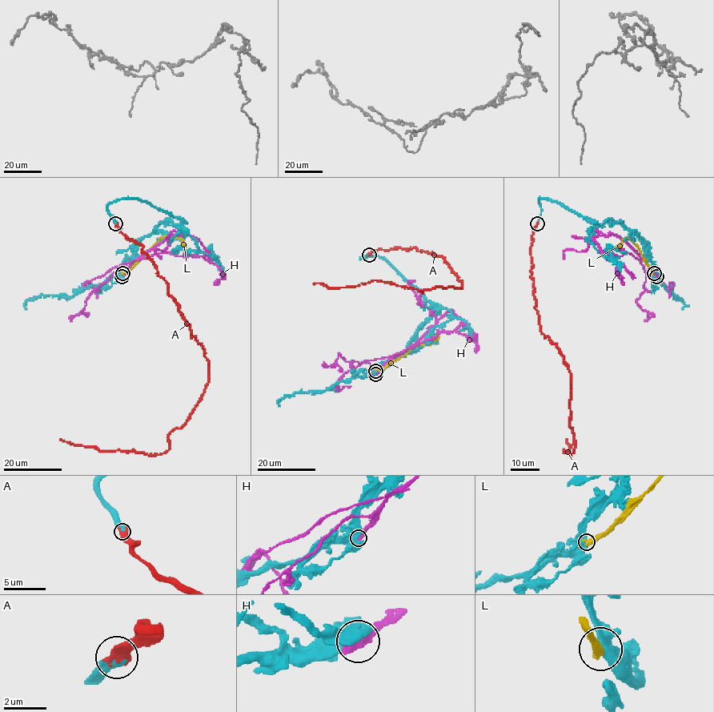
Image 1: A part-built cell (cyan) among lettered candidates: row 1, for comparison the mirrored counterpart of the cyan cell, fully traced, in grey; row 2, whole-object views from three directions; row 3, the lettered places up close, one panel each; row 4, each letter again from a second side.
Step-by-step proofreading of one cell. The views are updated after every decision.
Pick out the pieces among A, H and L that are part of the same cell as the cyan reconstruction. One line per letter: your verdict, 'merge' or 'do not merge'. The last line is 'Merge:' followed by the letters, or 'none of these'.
A: merge
H: do not merge
L: do not merge
Merge: A

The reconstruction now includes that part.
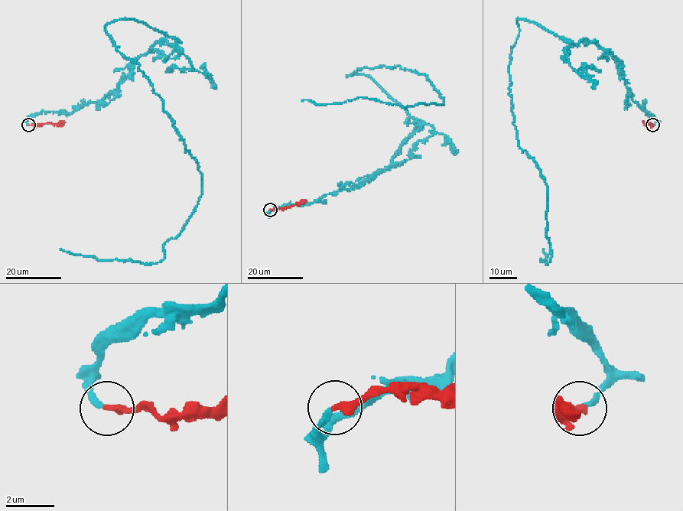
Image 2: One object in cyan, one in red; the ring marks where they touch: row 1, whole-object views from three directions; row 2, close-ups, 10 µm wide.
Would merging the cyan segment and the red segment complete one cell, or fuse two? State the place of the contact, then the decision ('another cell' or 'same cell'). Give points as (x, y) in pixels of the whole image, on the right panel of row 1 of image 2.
at (652, 125); same cell

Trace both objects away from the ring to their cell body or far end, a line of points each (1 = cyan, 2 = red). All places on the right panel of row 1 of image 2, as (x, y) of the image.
1: (653, 125), (612, 55), (518, 19), (508, 93), (518, 144), (547, 187), (547, 263), (543, 248)
2: (653, 125), (643, 122)

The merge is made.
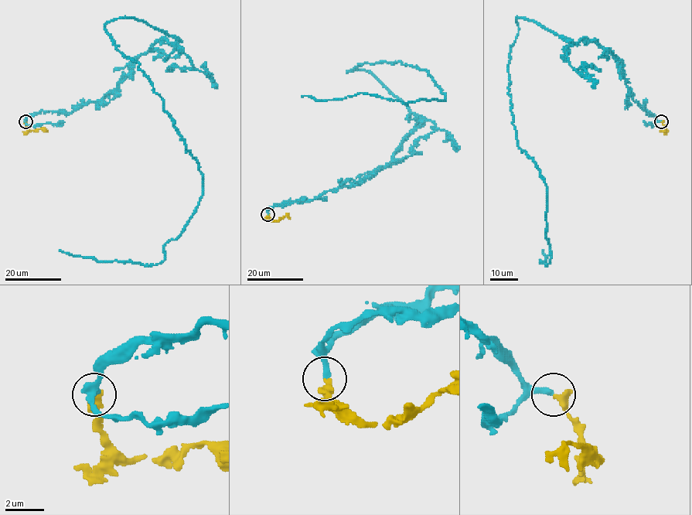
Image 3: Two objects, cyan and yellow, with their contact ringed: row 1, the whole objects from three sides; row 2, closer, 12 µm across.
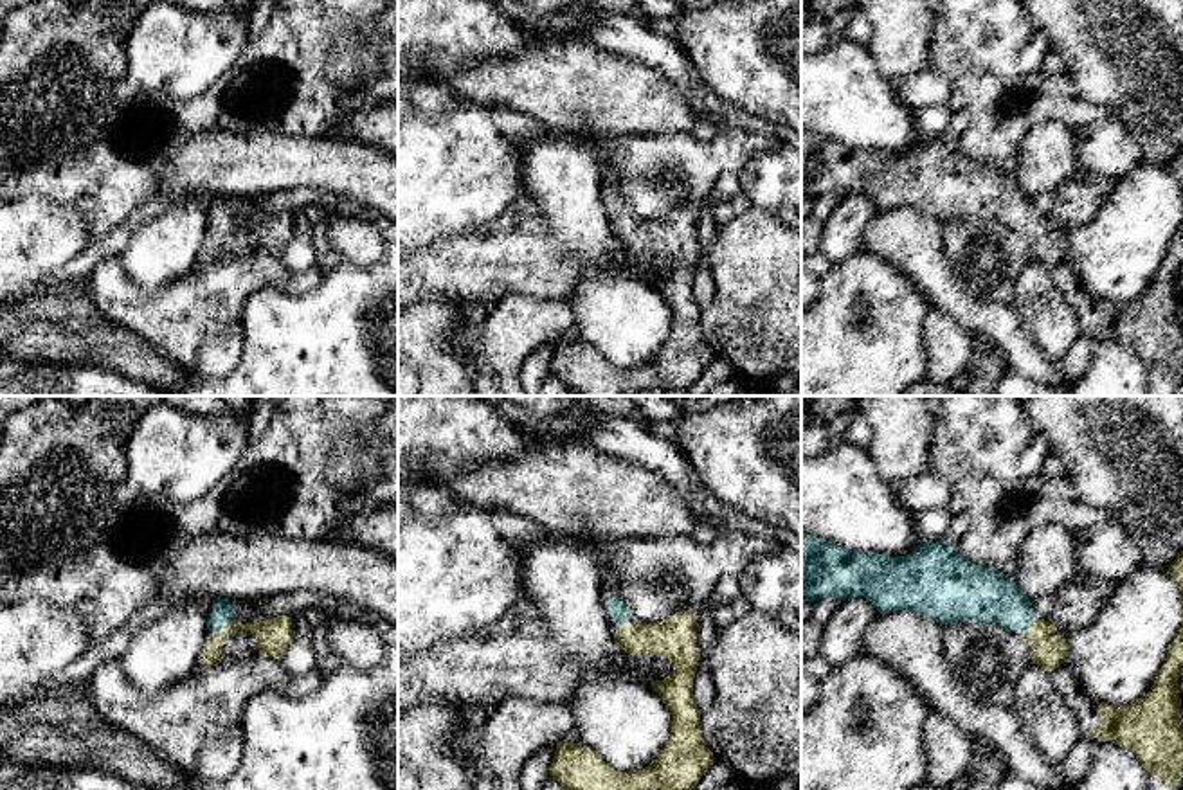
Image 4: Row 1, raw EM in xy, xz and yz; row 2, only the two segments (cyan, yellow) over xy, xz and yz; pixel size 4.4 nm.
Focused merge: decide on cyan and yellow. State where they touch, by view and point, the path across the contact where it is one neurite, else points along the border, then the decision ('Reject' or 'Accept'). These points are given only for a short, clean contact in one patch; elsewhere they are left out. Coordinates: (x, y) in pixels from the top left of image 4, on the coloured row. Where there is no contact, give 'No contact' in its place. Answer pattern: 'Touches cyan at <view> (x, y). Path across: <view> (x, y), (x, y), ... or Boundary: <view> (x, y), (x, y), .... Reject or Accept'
Touches cyan at xy (225, 625). Path across: xy (222, 612), (225, 625), (252, 627), (272, 636). Accept

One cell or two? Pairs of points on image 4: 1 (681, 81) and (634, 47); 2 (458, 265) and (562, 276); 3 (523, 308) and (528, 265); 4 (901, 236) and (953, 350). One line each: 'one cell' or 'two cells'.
1: one cell
2: one cell
3: two cells
4: two cells

